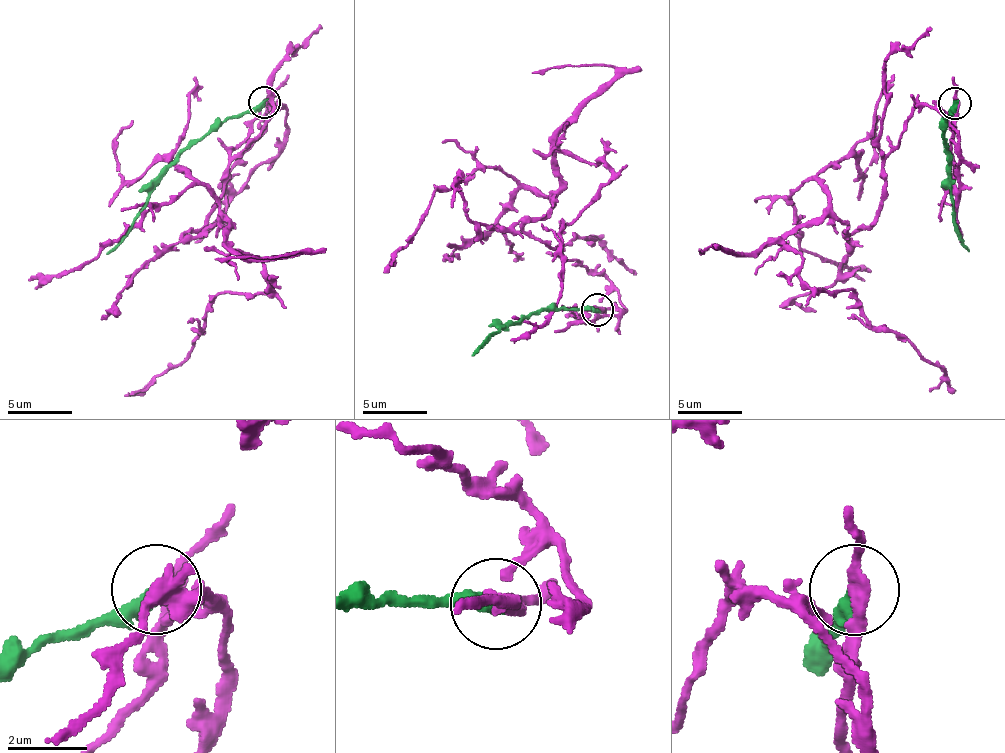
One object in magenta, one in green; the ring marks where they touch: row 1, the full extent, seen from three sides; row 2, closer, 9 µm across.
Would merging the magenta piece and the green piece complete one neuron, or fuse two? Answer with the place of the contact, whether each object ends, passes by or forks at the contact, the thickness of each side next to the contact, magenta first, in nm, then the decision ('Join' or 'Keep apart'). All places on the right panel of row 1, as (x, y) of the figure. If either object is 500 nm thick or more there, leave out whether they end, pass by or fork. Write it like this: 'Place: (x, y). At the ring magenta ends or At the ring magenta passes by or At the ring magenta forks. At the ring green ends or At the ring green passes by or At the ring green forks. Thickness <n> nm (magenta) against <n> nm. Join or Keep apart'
Place: (955, 103). At the ring magenta forks. At the ring green ends. Thickness 240 nm (magenta) against 440 nm. Keep apart

